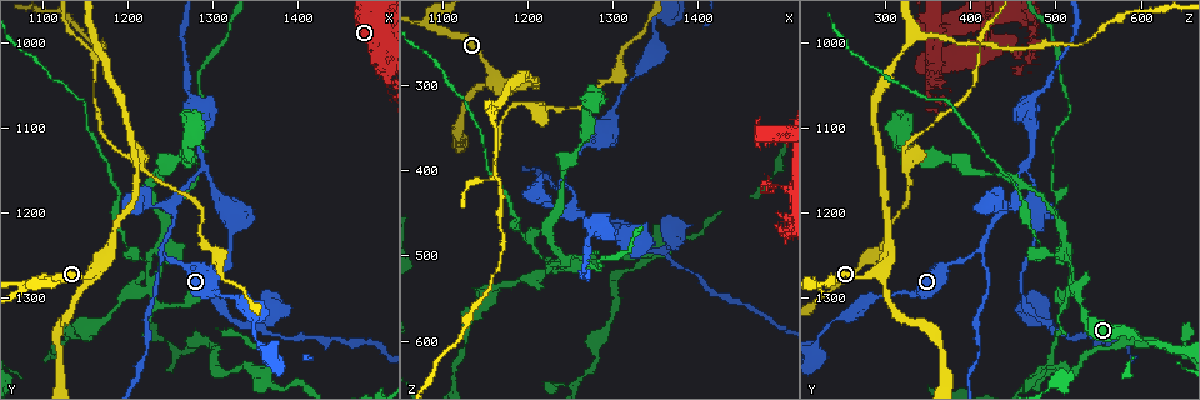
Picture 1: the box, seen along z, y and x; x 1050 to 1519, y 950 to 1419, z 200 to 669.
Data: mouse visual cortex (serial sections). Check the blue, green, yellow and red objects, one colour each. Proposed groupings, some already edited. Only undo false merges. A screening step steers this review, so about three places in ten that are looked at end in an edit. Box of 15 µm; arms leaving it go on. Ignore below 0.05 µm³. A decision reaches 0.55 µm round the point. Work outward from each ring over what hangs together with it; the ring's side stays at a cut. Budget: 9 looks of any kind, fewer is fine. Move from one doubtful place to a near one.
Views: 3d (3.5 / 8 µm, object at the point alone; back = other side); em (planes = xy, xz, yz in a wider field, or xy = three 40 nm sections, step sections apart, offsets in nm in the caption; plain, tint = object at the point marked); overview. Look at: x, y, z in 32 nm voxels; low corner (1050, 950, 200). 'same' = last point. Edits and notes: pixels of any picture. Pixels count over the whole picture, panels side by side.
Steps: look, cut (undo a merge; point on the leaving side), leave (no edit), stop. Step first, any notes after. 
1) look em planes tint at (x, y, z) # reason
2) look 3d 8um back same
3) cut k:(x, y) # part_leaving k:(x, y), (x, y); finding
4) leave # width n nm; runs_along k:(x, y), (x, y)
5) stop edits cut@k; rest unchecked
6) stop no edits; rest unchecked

look 3d 8um at (1090, 1285, 235)

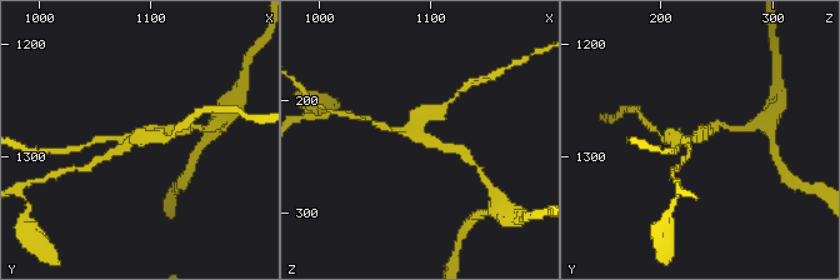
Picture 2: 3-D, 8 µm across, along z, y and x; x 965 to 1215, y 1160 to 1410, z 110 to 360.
look em xy step 3 tint at (1084, 1282, 232) # need the tissue

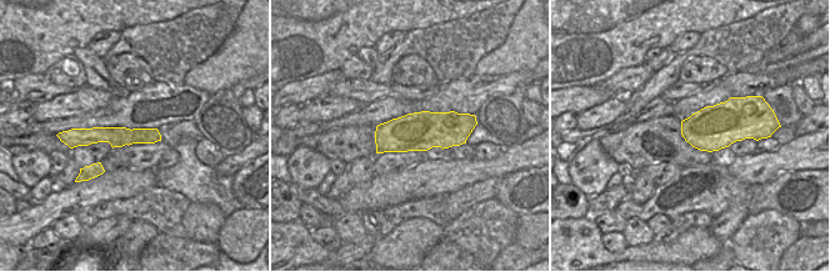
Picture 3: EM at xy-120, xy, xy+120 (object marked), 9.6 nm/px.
cut 2:(433, 115) # arm_widths 150, 200, 300, 350 nm; part_leaving 2:(419, 131), (424, 118), (453, 101); two cells meet here

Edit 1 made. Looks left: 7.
look 3d 8um at (1225, 1280, 515)

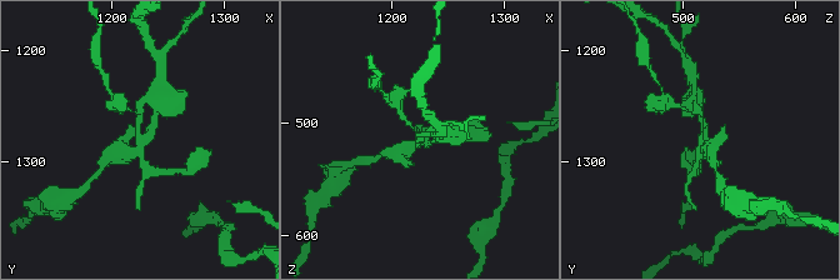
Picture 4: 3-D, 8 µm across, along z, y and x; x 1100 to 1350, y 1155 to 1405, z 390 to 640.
look 3d 3.5um at (1226, 1282, 518) # closer look

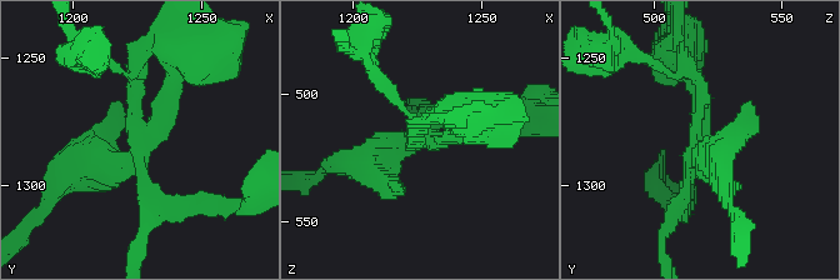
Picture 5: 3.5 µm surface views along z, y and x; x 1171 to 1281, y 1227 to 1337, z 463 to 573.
look em planes tint at (1227, 1283, 517) # arms 4; arm_widths 150, 150, 200, 350 nm

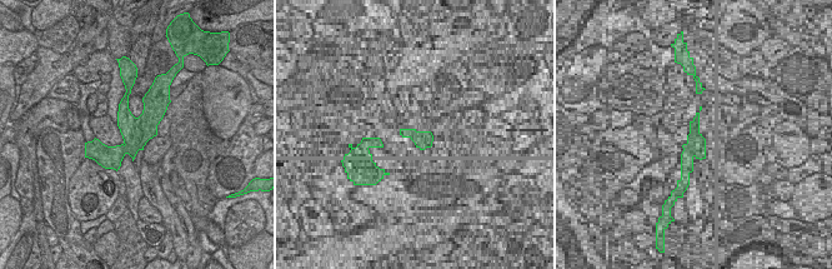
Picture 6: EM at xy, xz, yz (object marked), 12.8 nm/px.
cut 5:(161, 46) # part_leaving 5:(171, 79), (186, 64), (186, 33); two cells meet here

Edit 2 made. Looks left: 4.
look overview

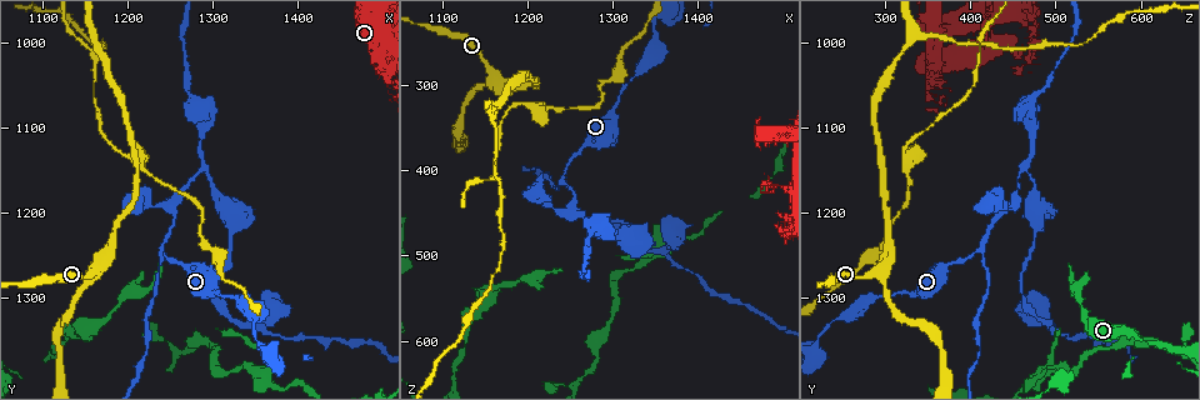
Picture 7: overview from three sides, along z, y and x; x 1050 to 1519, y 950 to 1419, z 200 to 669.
look 3d 3.5um at (1245, 1245, 410) # sharp bend

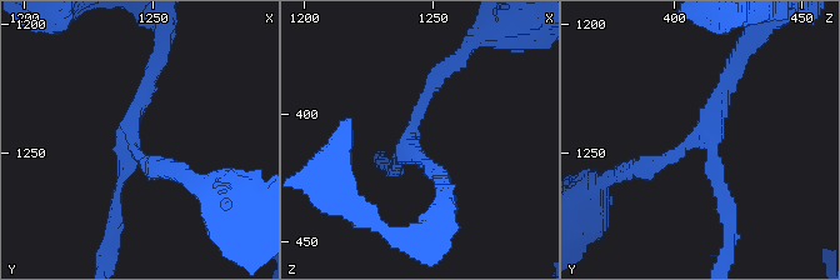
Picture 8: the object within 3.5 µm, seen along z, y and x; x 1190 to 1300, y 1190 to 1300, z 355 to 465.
look em xy step 1 tint at (1242, 1243, 410) # arms 3; arm_widths 150, 200, 200 nm

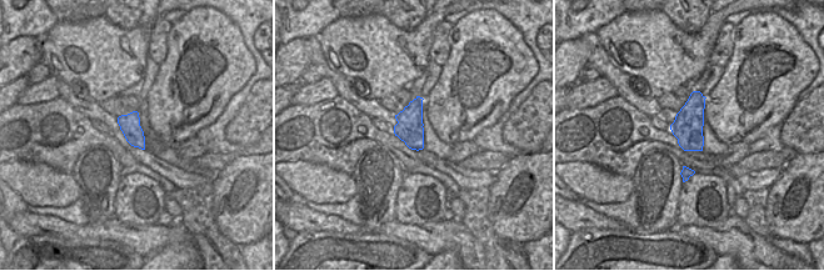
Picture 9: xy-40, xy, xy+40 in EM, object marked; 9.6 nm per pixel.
leave # continuous, no second cell

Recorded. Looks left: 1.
stop edits cut@2, cut@5; rest unchecked

